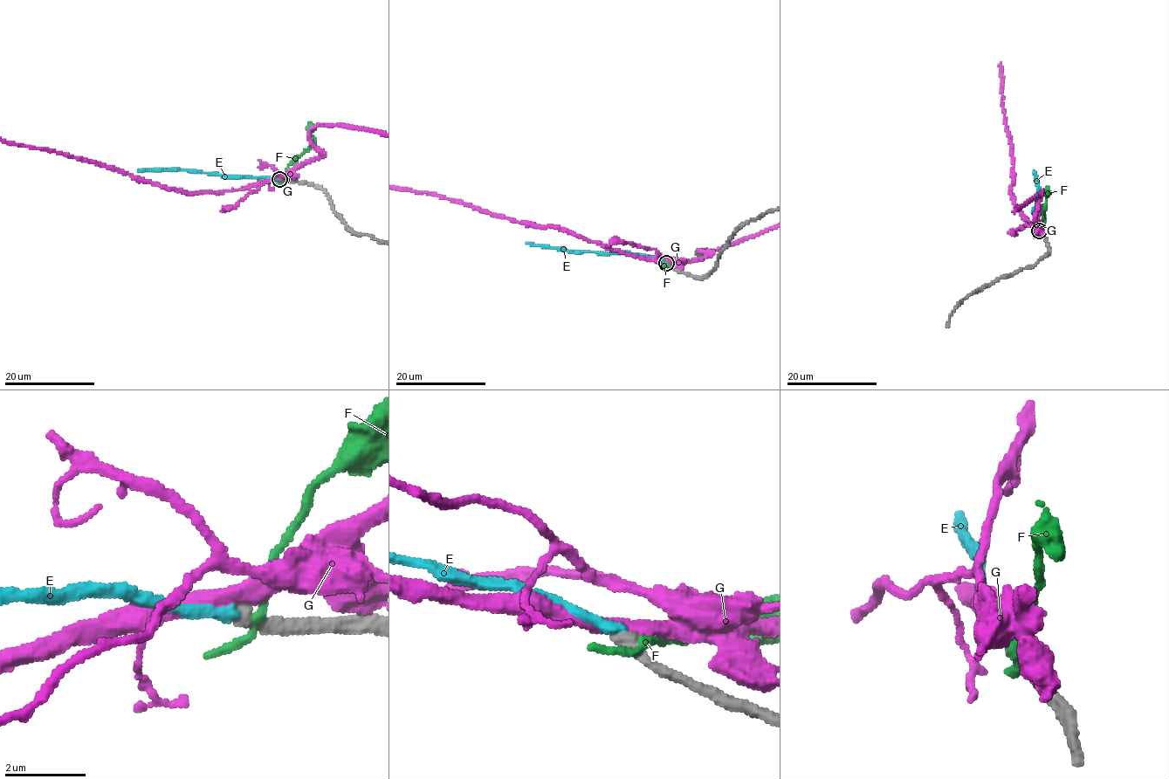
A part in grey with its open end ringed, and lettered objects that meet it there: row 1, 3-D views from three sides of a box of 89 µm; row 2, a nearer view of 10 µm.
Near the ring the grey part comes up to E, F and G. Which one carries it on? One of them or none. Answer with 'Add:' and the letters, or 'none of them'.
Add: E

